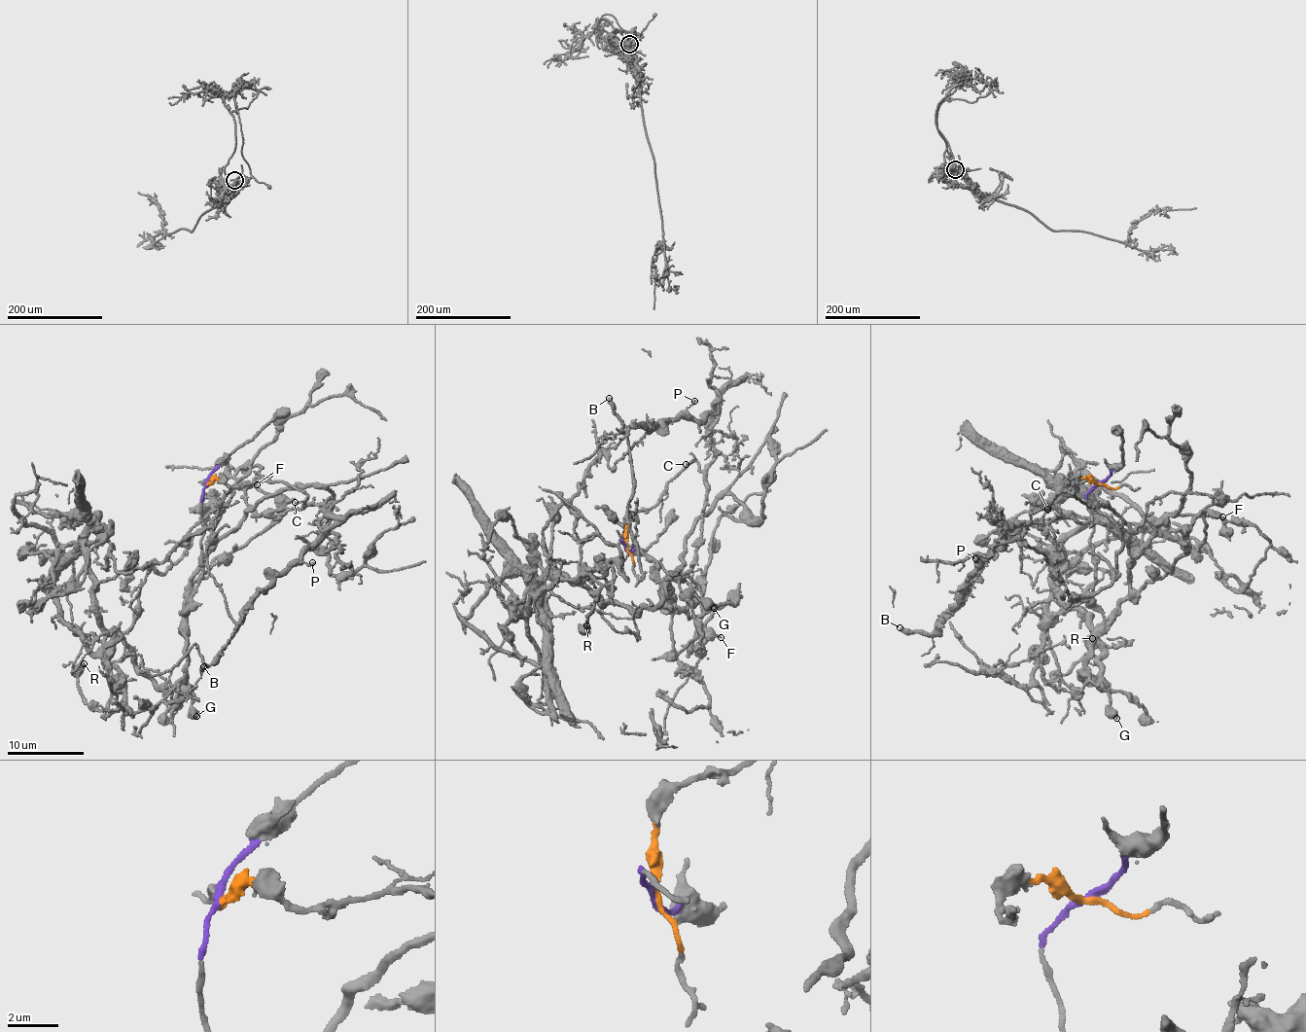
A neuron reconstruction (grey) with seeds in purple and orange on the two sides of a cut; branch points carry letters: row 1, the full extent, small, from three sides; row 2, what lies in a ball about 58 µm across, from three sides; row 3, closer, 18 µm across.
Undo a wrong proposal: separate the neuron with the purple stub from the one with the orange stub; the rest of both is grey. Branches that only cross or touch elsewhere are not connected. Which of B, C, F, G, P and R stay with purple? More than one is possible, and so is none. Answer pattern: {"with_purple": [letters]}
{"with_purple": ["F", "G", "R"]}

